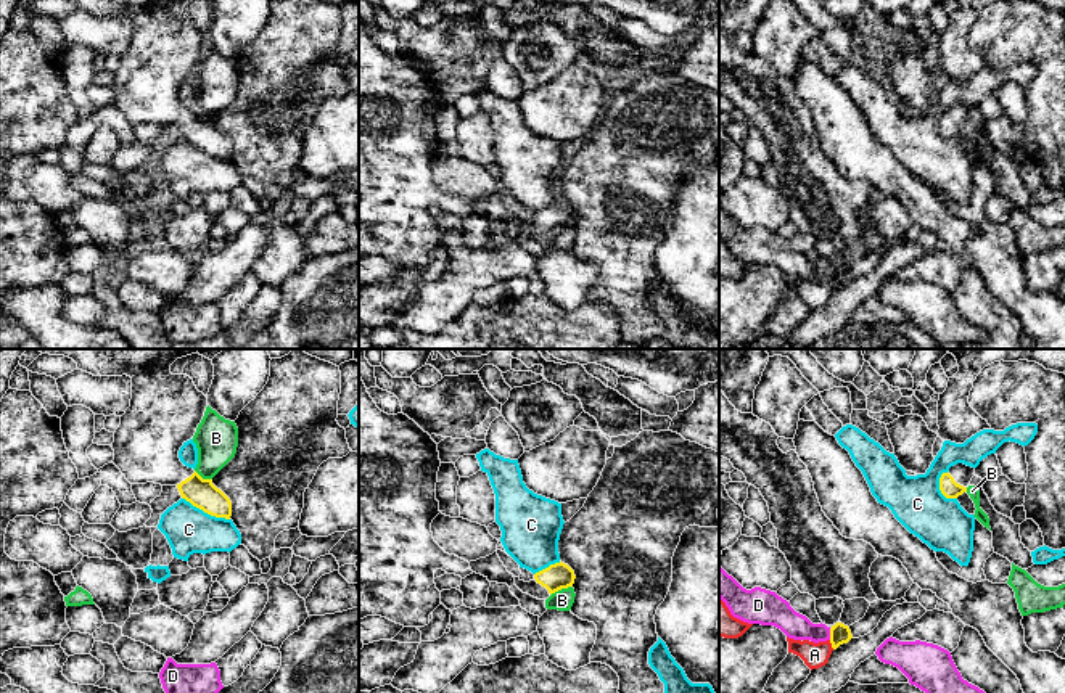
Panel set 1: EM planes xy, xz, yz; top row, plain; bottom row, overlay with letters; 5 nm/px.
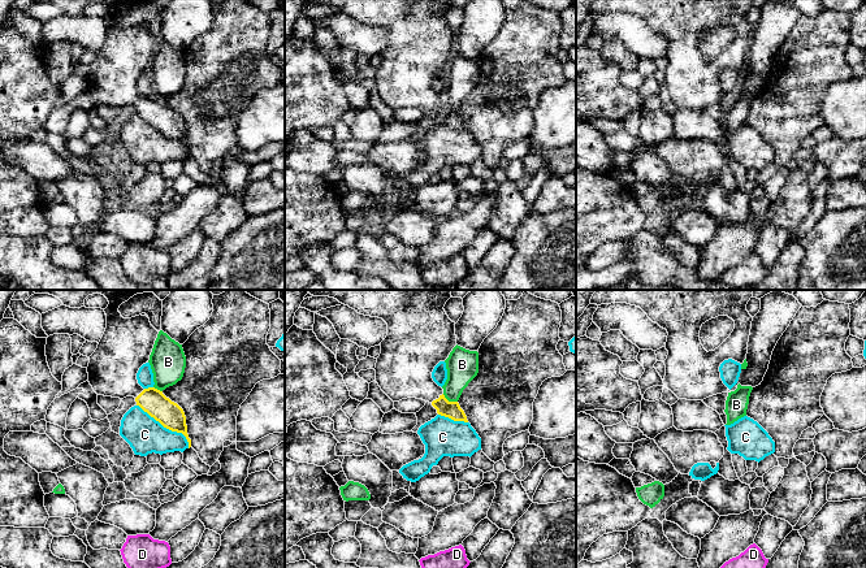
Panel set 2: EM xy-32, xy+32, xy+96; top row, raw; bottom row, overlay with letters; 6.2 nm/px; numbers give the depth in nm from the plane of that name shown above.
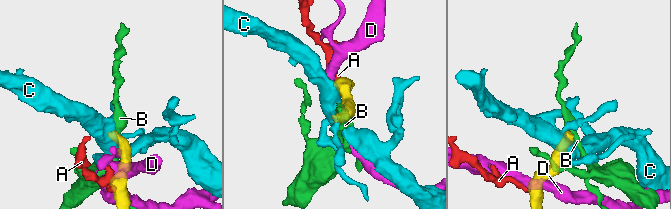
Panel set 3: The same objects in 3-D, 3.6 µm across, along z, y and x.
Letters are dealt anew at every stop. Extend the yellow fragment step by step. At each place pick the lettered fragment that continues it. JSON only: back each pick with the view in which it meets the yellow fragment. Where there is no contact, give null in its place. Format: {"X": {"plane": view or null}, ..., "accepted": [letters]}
{"accepted": []}

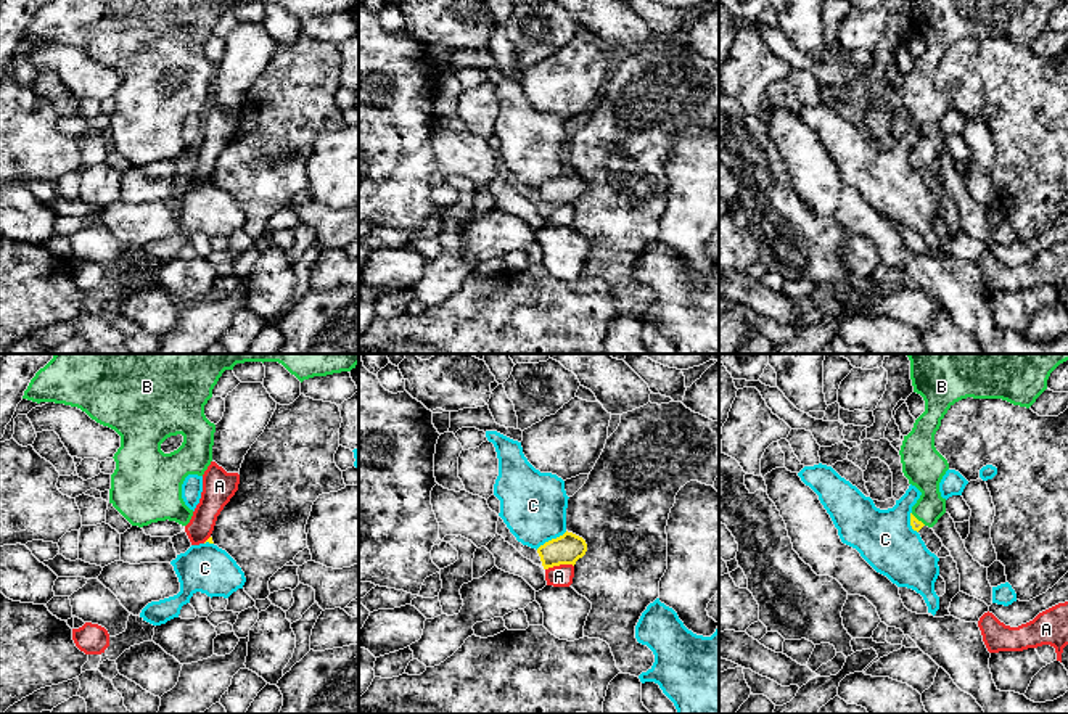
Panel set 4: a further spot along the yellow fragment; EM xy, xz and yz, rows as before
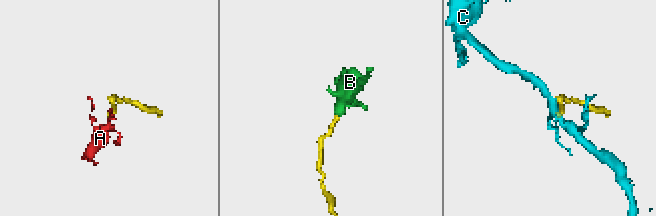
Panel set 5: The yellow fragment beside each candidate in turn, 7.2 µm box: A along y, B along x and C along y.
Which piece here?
{"B": {"plane": "yz"}, "accepted": ["B"]}

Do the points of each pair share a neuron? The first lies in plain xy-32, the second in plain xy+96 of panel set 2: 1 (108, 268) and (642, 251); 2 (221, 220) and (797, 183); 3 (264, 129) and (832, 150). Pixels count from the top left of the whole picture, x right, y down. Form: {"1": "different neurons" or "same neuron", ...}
{"1": "same neuron", "2": "same neuron", "3": "different neurons"}

